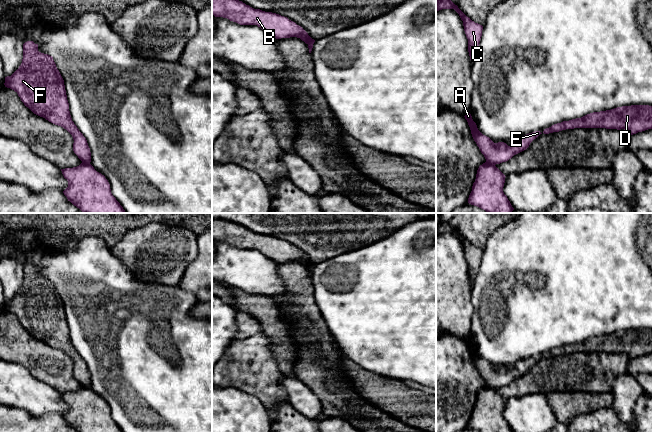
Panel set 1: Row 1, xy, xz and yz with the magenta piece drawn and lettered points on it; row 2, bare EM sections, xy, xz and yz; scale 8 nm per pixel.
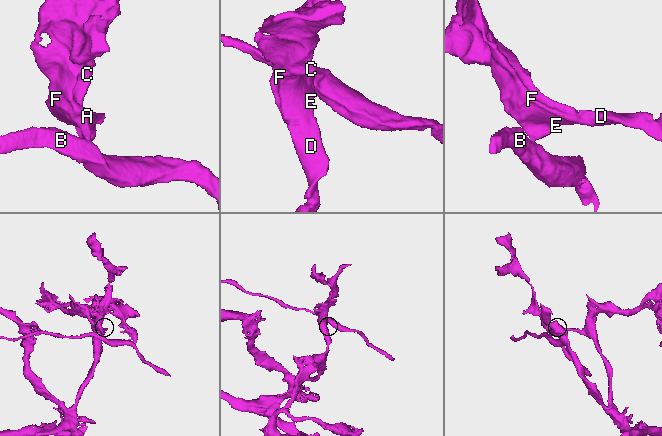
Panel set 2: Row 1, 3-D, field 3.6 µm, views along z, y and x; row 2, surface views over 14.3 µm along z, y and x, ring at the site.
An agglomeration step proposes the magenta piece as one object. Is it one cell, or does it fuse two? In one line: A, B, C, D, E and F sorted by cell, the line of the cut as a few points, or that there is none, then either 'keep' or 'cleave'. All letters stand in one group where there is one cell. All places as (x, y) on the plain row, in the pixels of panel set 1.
A C D E F / B | yz (486, 385), (494, 389) | cleave

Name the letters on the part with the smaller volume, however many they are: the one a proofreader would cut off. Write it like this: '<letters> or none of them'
B

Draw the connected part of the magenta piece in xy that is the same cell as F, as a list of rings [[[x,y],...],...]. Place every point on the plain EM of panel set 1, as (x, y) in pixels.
[[[27,265],[23,268],[23,283],[19,292],[11,299],[5,301],[5,311],[14,314],[21,325],[24,327],[26,331],[28,331],[34,338],[45,342],[49,346],[61,350],[66,353],[73,361],[73,375],[78,380],[78,382],[87,388],[91,386],[91,376],[88,370],[86,362],[79,355],[77,350],[72,345],[70,335],[69,335],[69,327],[67,324],[64,304],[56,291],[56,288],[53,284],[53,281],[44,278],[38,275],[38,268],[35,268],[33,265]]]

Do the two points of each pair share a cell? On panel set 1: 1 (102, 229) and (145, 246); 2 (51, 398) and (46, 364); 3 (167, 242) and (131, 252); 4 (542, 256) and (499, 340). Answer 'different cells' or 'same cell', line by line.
1: different cells
2: different cells
3: same cell
4: same cell

